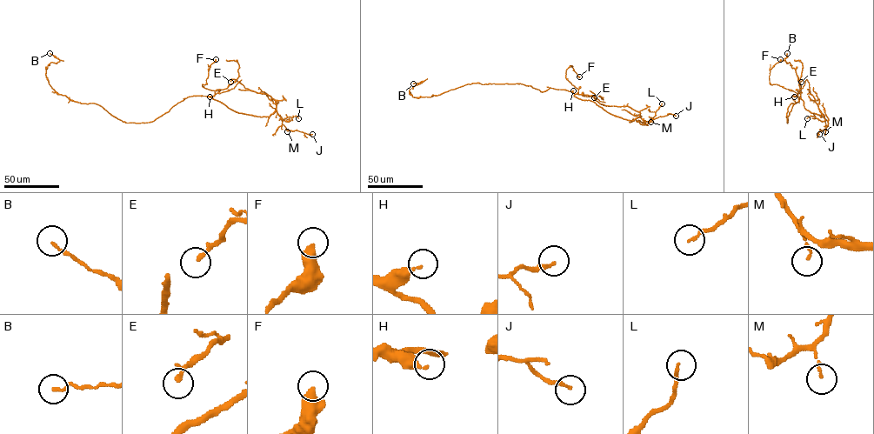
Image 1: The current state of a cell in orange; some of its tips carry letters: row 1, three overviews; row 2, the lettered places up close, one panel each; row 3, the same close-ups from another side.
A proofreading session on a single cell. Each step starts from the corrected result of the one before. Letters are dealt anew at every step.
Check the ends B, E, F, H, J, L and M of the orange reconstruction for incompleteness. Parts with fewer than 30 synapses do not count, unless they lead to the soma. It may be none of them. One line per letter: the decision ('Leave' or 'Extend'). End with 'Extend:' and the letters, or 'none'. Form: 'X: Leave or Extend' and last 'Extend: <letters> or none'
B: Leave
E: Leave
F: Leave
H: Leave
J: Leave
L: Leave
M: Leave
Extend: none

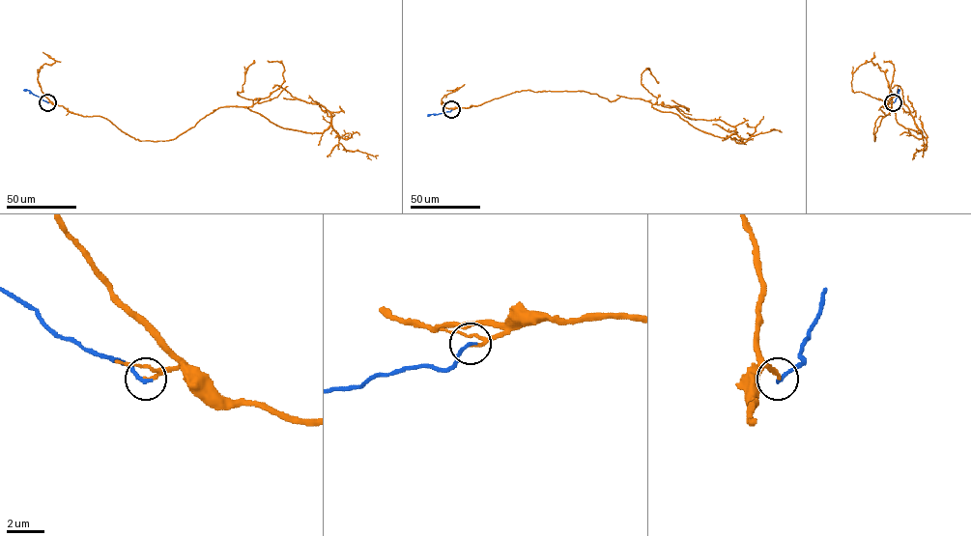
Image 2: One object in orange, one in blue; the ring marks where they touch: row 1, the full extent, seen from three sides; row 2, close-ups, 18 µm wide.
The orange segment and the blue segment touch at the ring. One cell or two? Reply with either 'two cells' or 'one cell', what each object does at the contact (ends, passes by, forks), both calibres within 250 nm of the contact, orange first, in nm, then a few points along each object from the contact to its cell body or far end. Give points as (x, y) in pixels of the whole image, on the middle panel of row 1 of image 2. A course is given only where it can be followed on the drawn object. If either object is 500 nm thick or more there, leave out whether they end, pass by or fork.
one cell | orange passes by | blue ends | 130/200 nm | orange via (451, 109), (523, 90), (585, 91), (647, 100), (721, 137), (735, 132), (676, 108) | blue via (451, 109), (427, 116)

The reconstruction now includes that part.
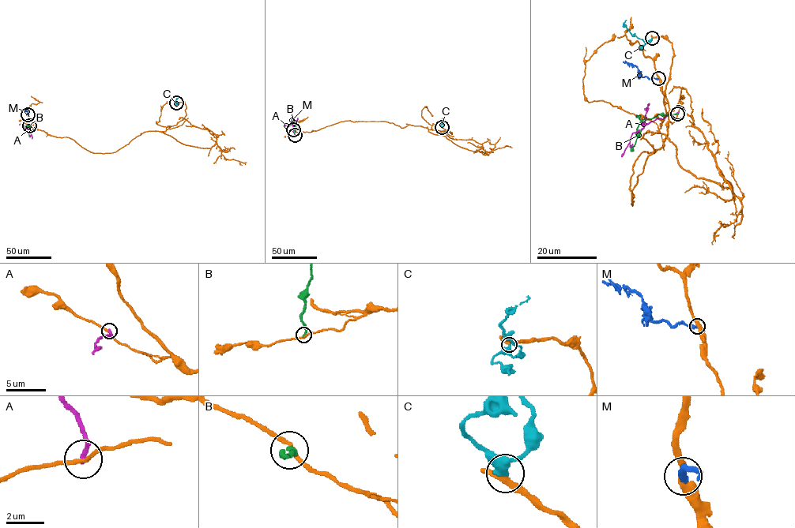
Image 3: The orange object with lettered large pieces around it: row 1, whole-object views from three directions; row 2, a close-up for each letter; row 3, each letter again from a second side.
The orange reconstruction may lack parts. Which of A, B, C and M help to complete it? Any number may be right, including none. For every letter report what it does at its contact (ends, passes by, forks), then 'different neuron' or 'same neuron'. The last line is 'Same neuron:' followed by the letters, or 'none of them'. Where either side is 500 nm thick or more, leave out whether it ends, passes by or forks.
A: it ends; different neuron
B: it ends; different neuron
C: it ends; same neuron
M: it ends; different neuron
Same neuron: C

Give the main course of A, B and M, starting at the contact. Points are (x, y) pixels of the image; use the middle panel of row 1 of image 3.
A: (294, 135), (292, 126), (298, 117)
B: (294, 135), (295, 121)
M: (293, 129), (292, 118)

